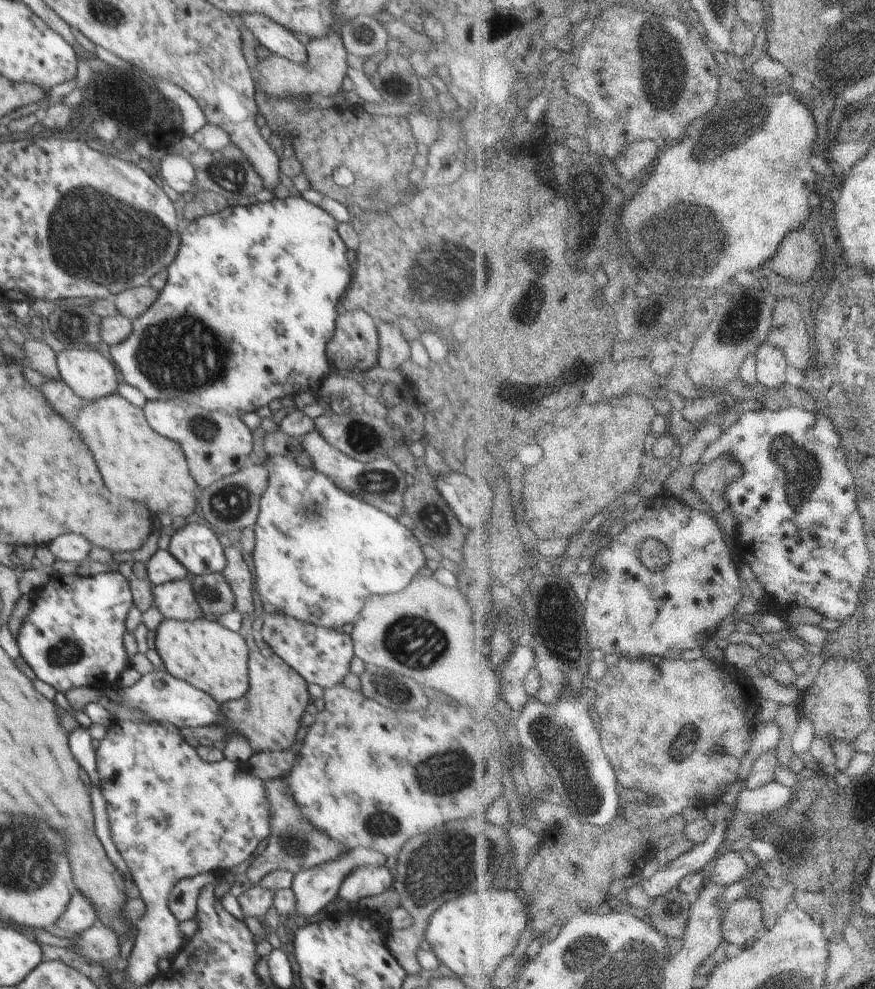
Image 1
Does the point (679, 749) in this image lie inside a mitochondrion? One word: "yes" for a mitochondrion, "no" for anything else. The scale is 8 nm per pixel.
yes

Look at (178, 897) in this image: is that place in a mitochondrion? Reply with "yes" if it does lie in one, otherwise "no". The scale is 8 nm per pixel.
no

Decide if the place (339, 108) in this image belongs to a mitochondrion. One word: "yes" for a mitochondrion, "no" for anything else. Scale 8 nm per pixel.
no

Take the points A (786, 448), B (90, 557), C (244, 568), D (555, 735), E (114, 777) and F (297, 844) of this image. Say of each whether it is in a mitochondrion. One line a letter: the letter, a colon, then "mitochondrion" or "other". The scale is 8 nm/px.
A: mitochondrion
B: other
C: other
D: mitochondrion
E: mitochondrion
F: mitochondrion

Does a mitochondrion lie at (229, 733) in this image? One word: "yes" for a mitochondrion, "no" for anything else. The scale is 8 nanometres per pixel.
no

